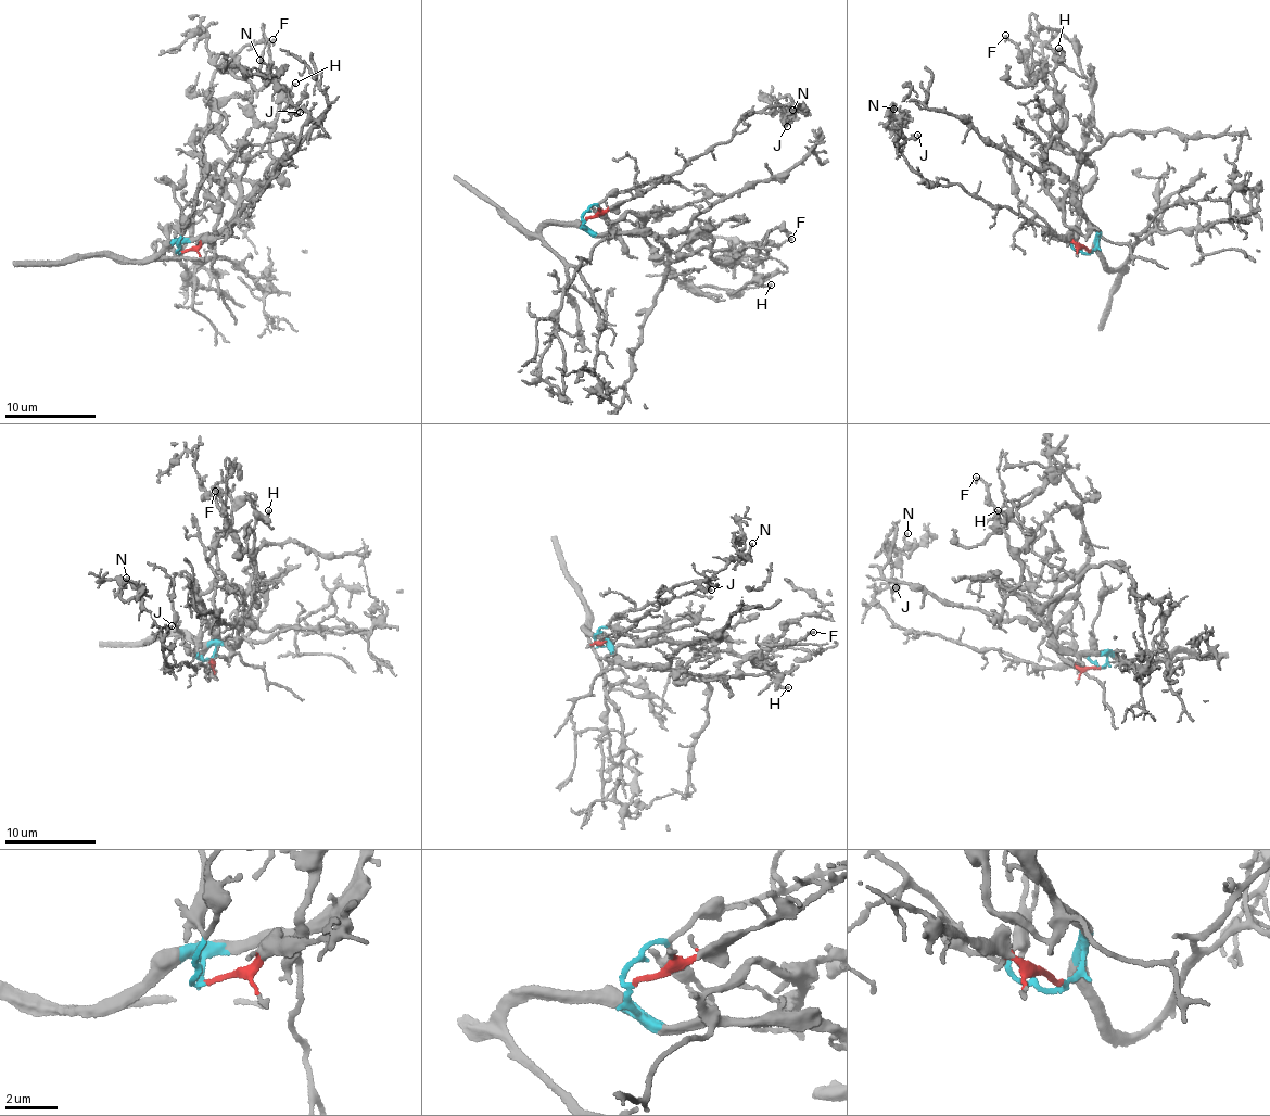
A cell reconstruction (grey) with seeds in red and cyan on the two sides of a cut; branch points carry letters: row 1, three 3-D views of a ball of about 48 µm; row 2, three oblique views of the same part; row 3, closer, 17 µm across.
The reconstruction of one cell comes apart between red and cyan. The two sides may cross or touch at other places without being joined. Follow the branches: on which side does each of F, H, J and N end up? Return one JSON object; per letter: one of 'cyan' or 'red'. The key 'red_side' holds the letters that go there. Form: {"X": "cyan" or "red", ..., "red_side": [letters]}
{"F": "cyan", "H": "cyan", "J": "red", "N": "red", "red_side": ["J", "N"]}

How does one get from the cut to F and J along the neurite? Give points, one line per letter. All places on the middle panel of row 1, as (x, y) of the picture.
F: (584, 218), (593, 235), (648, 235), (672, 258), (703, 246), (722, 264), (748, 243), (775, 246), (792, 239)
J: (586, 218), (642, 194), (728, 140), (740, 119), (774, 105), (797, 106), (784, 119), (787, 126)

